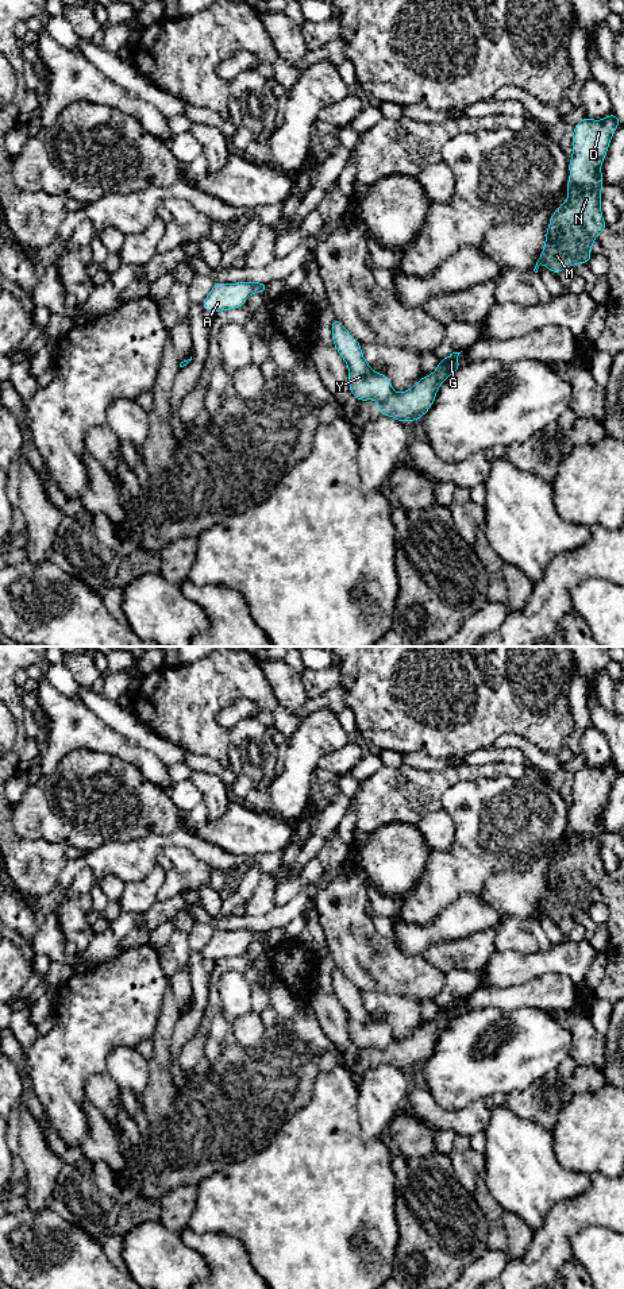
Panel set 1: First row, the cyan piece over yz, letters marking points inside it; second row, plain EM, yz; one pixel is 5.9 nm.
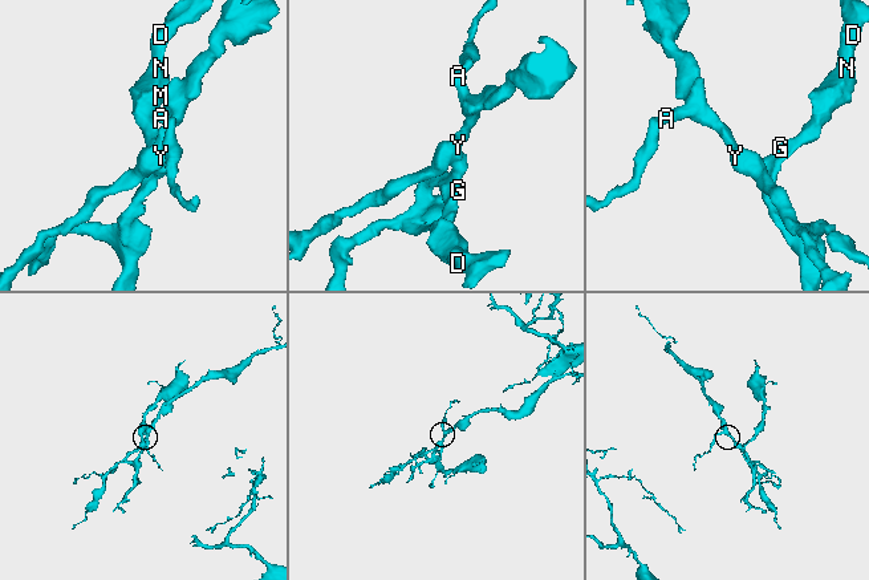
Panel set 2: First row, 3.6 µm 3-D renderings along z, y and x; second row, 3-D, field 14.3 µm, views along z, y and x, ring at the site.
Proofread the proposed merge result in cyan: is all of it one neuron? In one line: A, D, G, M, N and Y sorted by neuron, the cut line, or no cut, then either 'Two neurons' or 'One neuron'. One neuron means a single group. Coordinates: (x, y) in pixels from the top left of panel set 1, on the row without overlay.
Groups: A Y / D G M N. Split along yz (393, 1039), (380, 1050). Two neurons

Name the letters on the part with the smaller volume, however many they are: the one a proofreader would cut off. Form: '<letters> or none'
D, G, M, N

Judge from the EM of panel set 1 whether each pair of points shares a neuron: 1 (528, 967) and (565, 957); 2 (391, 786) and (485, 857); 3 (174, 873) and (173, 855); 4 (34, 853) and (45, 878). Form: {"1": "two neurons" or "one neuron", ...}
{"1": "one neuron", "2": "two neurons", "3": "one neuron", "4": "one neuron"}

